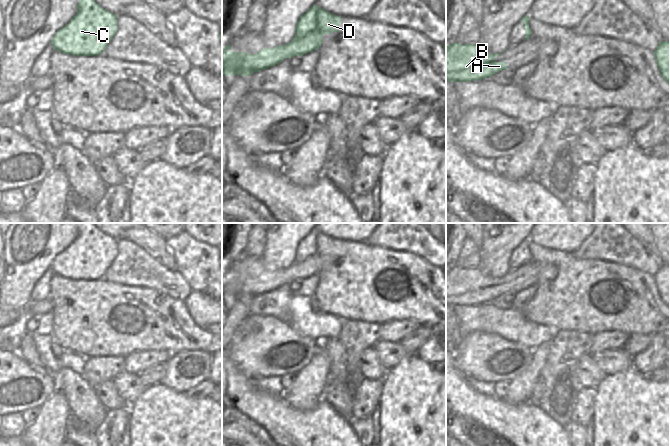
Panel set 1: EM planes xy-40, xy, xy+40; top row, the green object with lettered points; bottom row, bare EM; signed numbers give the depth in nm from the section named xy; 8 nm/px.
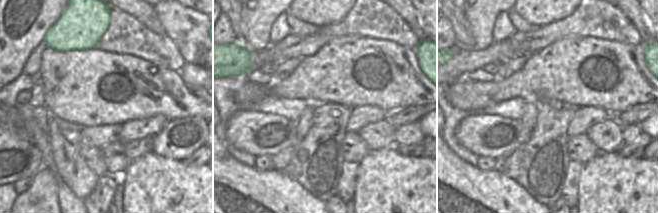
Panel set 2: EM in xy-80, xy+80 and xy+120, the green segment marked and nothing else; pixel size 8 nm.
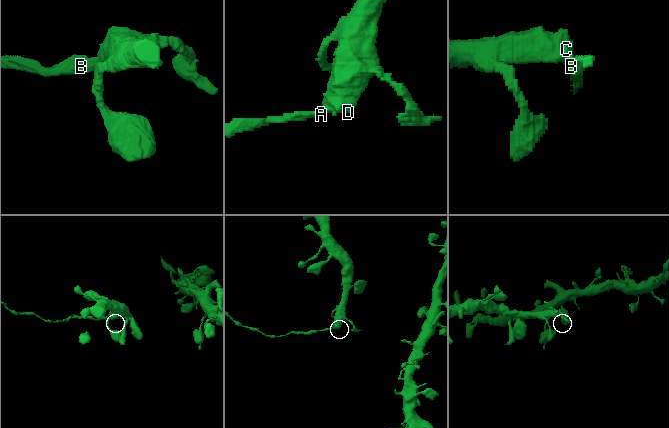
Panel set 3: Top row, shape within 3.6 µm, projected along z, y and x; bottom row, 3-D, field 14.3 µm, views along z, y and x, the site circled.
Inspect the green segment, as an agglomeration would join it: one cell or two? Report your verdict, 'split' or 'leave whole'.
split

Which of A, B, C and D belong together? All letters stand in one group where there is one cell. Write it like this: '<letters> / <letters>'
A B / C D

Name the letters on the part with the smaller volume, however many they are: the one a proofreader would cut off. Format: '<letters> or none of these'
A, B

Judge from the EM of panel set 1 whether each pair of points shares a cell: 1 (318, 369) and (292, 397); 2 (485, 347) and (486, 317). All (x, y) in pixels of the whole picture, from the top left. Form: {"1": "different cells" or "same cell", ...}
{"1": "same cell", "2": "different cells"}

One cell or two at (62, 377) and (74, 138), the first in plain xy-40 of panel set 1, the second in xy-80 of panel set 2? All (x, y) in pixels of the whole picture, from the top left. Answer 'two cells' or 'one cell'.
two cells

